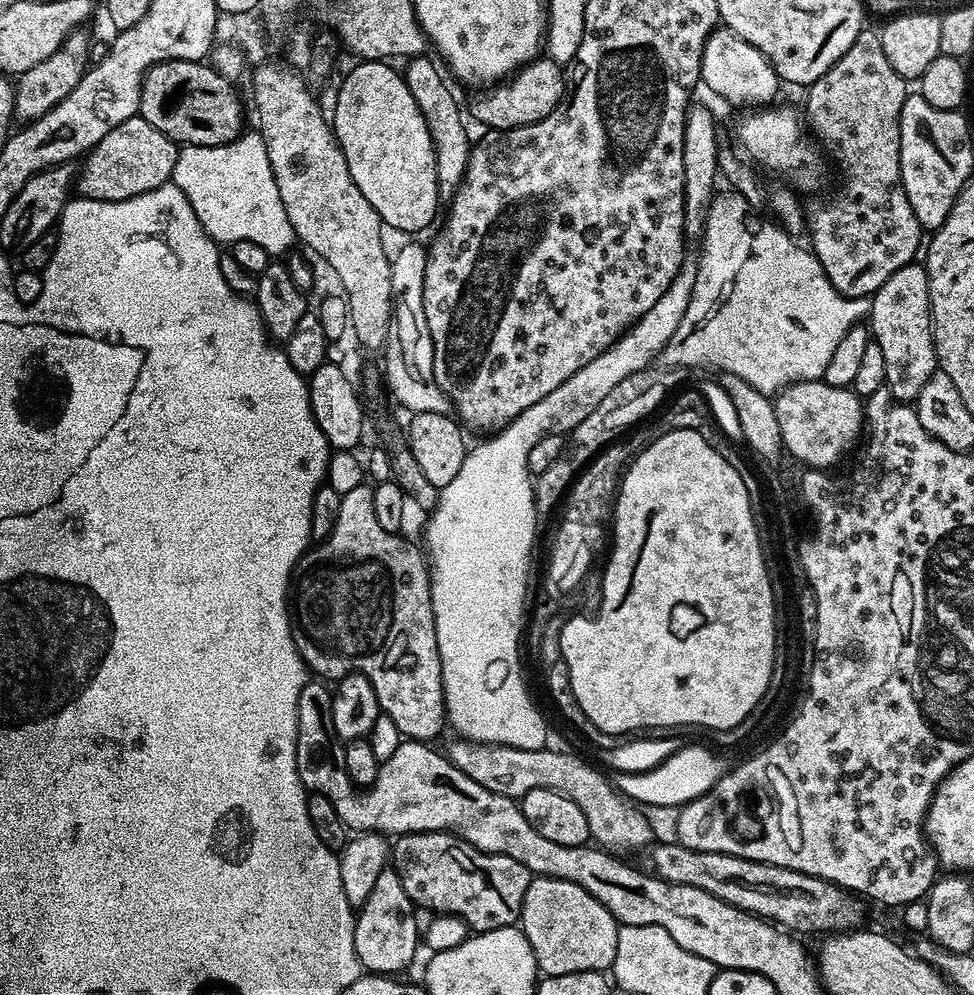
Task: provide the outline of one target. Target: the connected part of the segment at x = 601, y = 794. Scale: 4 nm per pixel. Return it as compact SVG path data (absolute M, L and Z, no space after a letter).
M452 738L446 749L448 760L462 774L474 778L478 786L486 786L494 794L502 794L506 798L519 801L521 796L527 794L535 788L545 788L546 790L558 790L558 794L566 794L572 802L581 807L586 814L586 822L590 822L590 837L599 847L605 850L620 850L616 848L644 848L647 849L653 843L652 824L639 812L632 800L625 798L610 783L609 777L604 777L596 768L591 768L584 760L579 760L571 751L551 752L545 747L538 750L522 750L521 748L511 748L501 744L475 744L472 740L463 738Z

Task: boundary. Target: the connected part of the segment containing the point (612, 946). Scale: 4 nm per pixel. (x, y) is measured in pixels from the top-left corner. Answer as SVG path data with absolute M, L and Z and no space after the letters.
M536 876L526 890L520 920L523 934L534 950L536 967L544 976L611 969L621 925L582 886L556 876Z

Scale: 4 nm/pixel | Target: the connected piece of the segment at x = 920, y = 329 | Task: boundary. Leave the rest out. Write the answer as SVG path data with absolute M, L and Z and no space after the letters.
M913 262L902 266L871 297L870 336L882 346L886 361L885 385L901 402L912 402L926 378L937 371L936 347L932 344L932 308L928 305L928 269L923 263Z

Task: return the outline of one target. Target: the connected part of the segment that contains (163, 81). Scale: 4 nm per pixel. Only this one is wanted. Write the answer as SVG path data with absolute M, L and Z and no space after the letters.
M163 60L156 64L144 76L140 95L139 116L150 126L162 130L177 145L194 147L218 147L240 137L245 131L244 108L240 105L240 96L236 93L237 85L216 71L211 63L198 60Z

